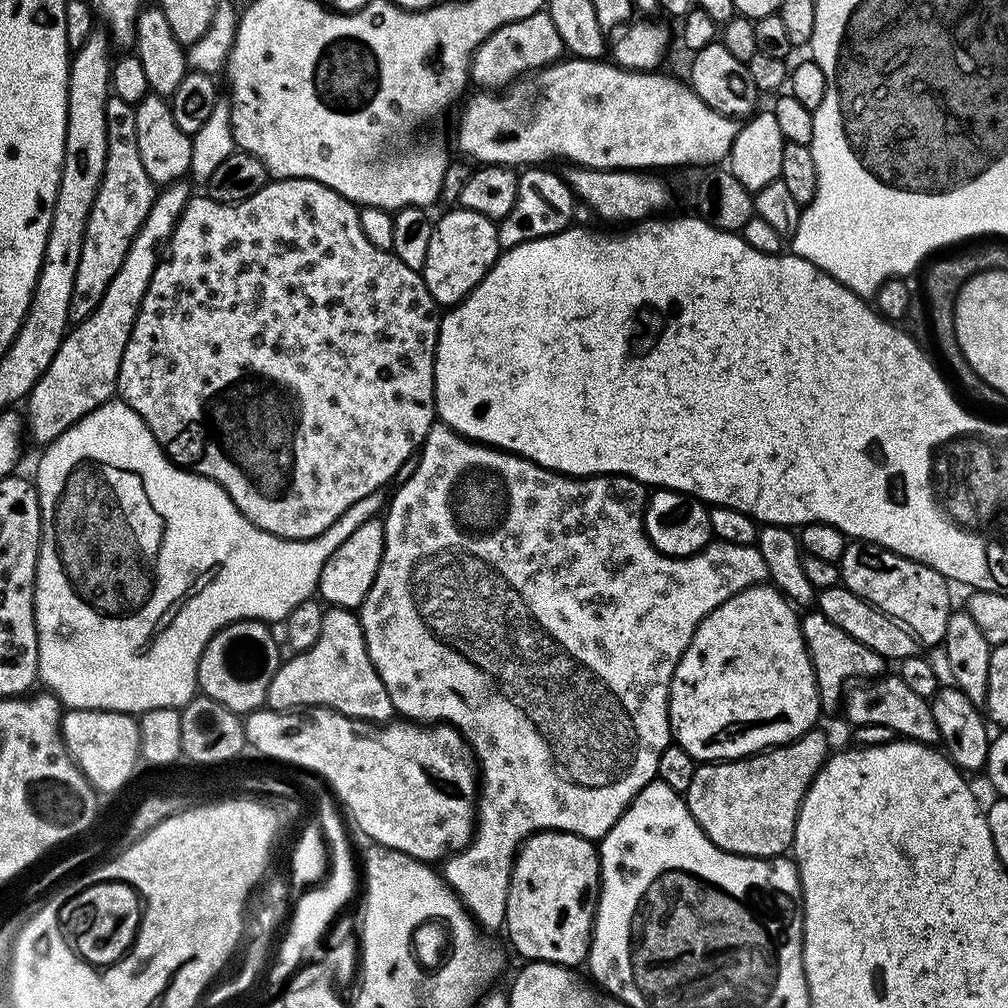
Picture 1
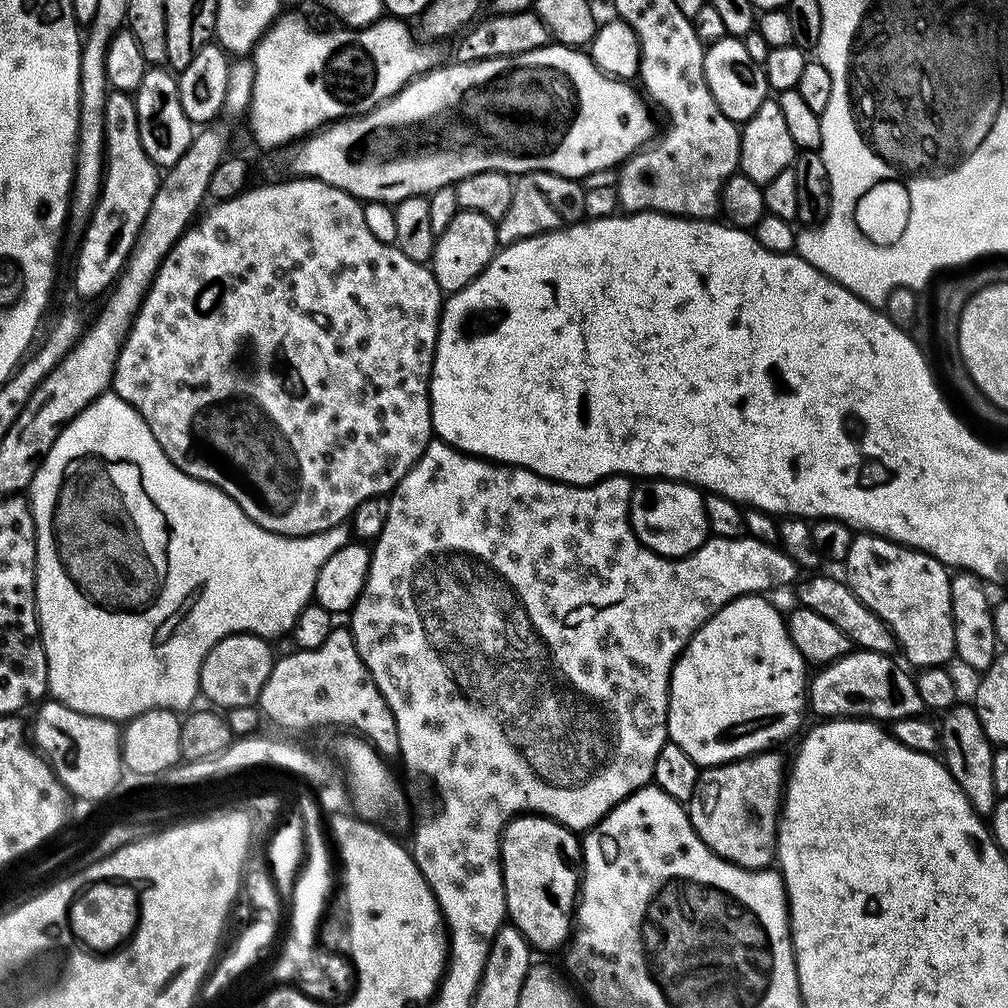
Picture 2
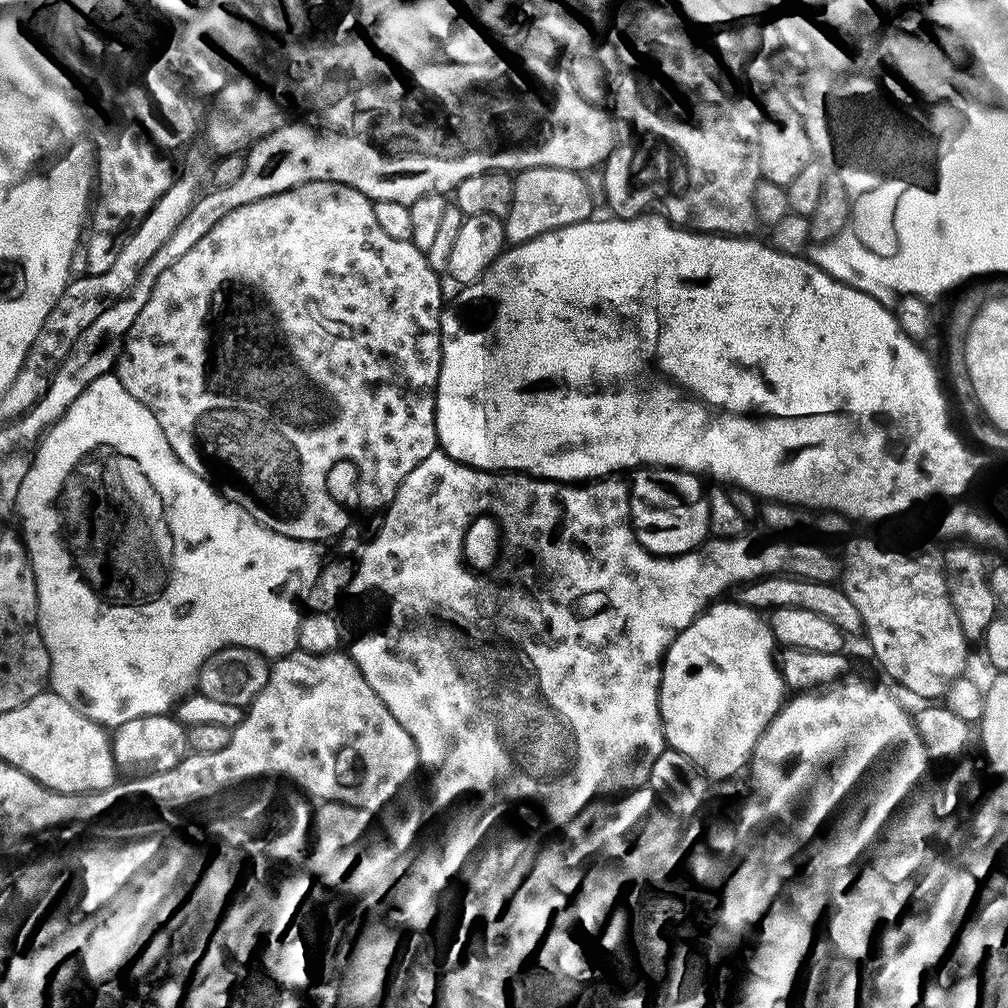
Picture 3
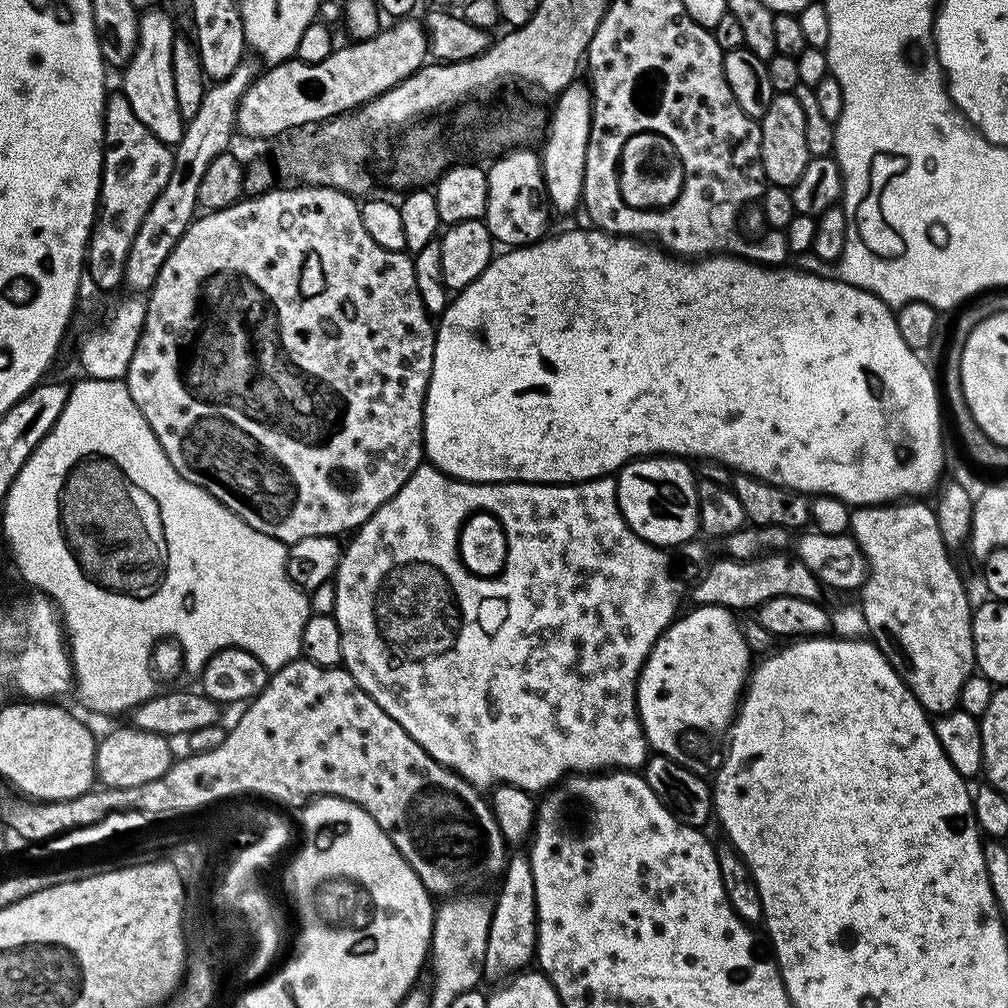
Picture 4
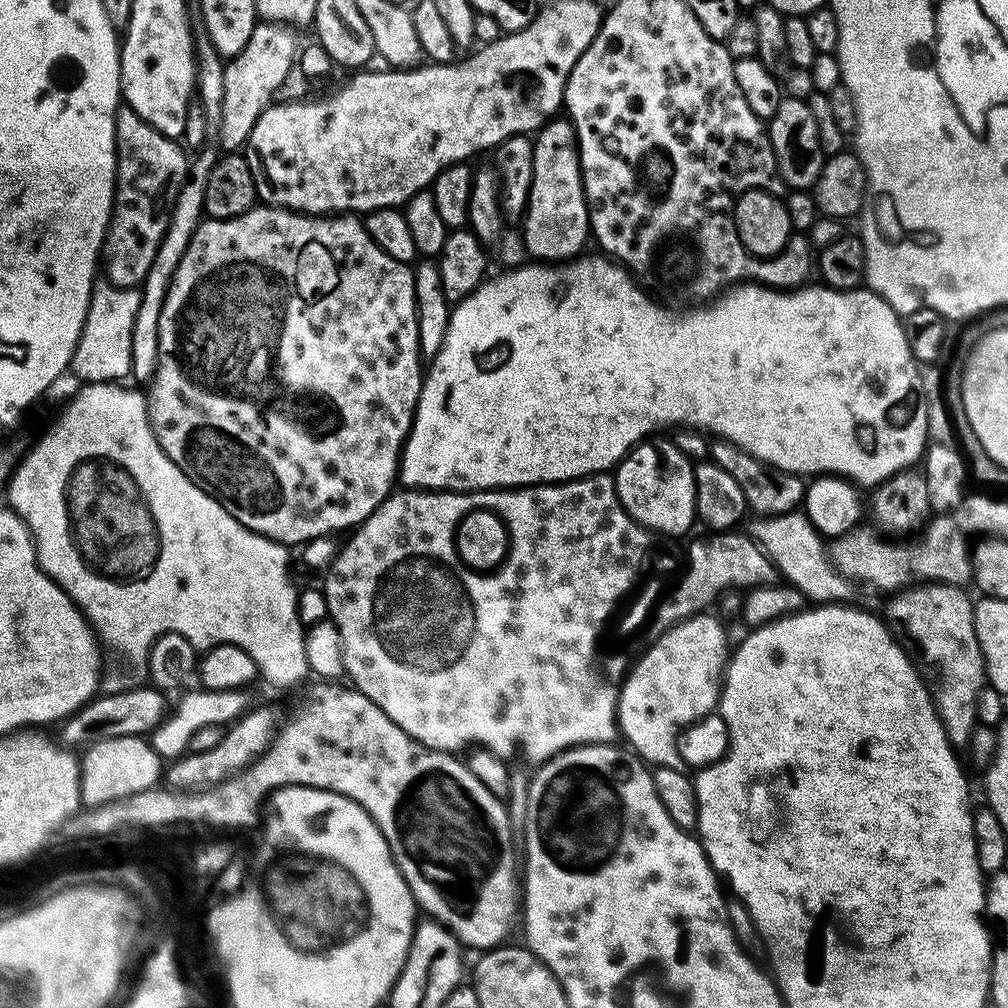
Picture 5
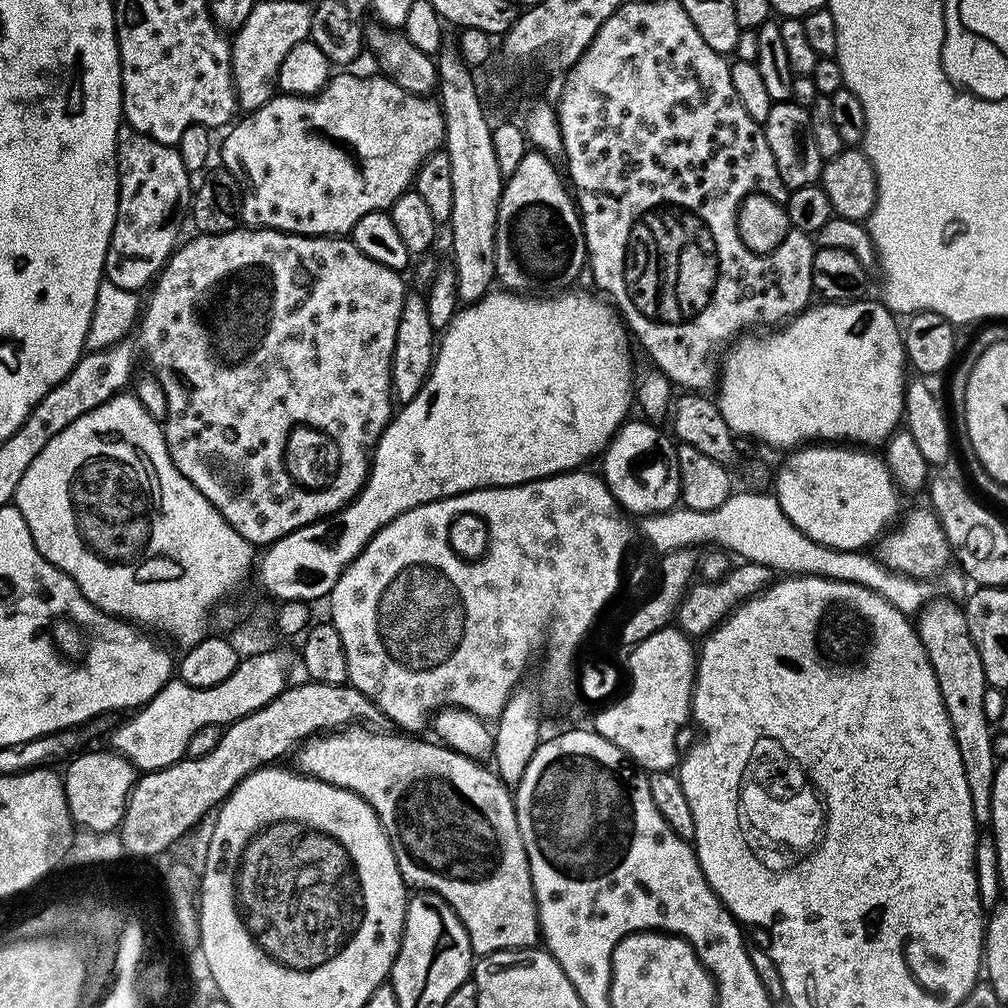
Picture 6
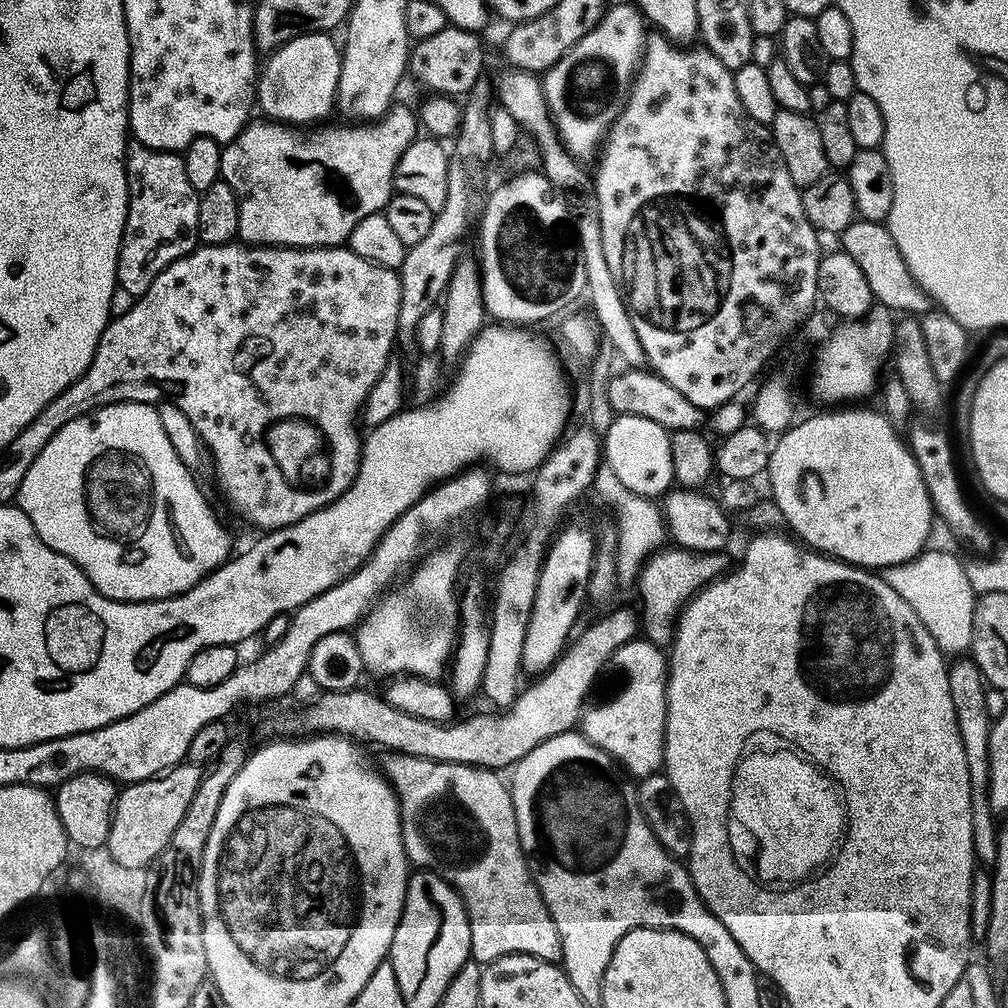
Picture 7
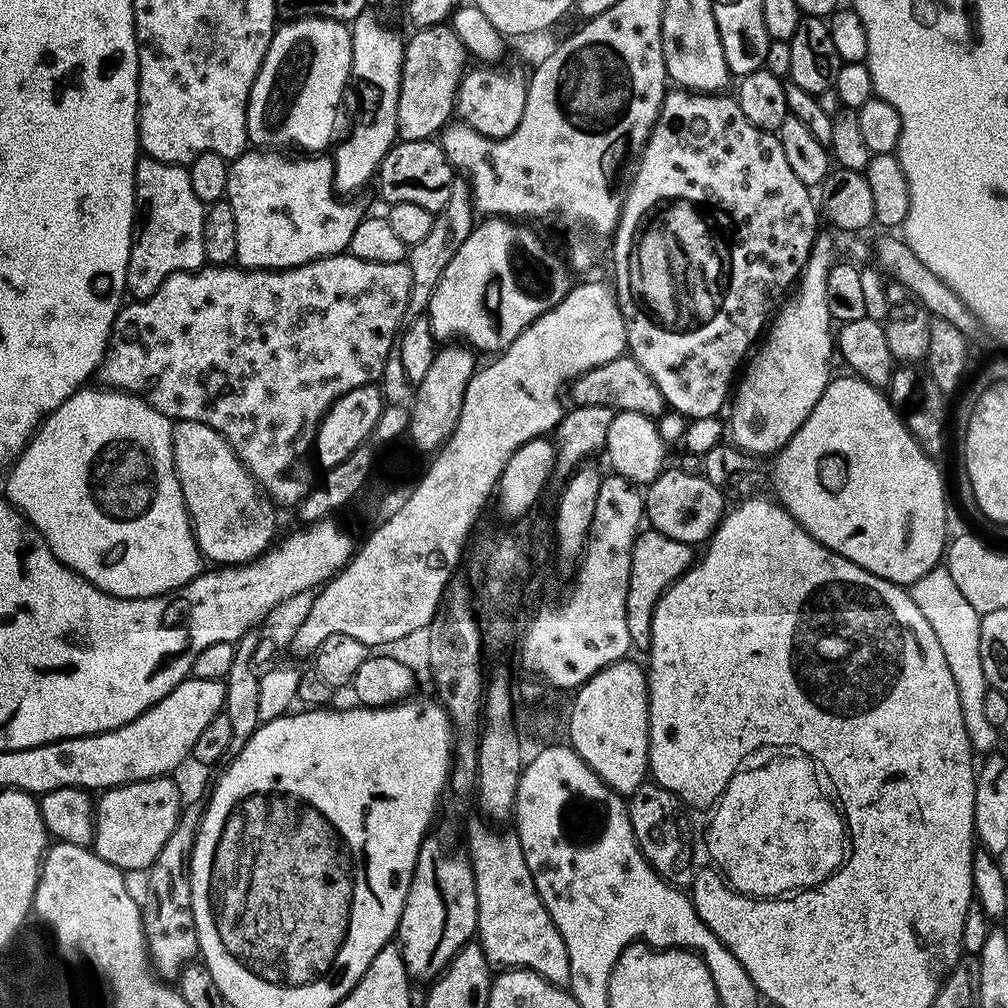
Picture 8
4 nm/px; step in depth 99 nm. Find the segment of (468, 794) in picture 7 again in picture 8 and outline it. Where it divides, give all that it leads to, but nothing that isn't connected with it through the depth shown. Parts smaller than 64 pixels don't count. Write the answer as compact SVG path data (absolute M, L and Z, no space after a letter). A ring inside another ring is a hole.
M472 824L468 828L466 857L472 865L476 883L475 939L482 954L486 954L489 965L497 969L530 968L551 984L567 985L570 981L570 958L566 942L562 942L562 934L554 926L534 886L519 839L512 834L503 836L500 830L480 824Z

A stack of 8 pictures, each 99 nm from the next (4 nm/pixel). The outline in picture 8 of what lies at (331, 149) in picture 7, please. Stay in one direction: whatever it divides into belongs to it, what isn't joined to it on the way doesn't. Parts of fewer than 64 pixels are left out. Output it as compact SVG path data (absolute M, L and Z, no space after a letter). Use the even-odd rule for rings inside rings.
M245 150L236 160L228 165L228 205L234 210L234 227L238 230L238 250L236 251L235 263L241 268L253 272L279 272L281 268L297 268L303 264L309 264L320 260L324 256L339 256L348 252L350 238L354 238L354 230L360 225L362 211L356 204L347 204L347 199L341 198L333 189L335 166L333 161L324 154L308 154L305 160L291 160L276 150Z

